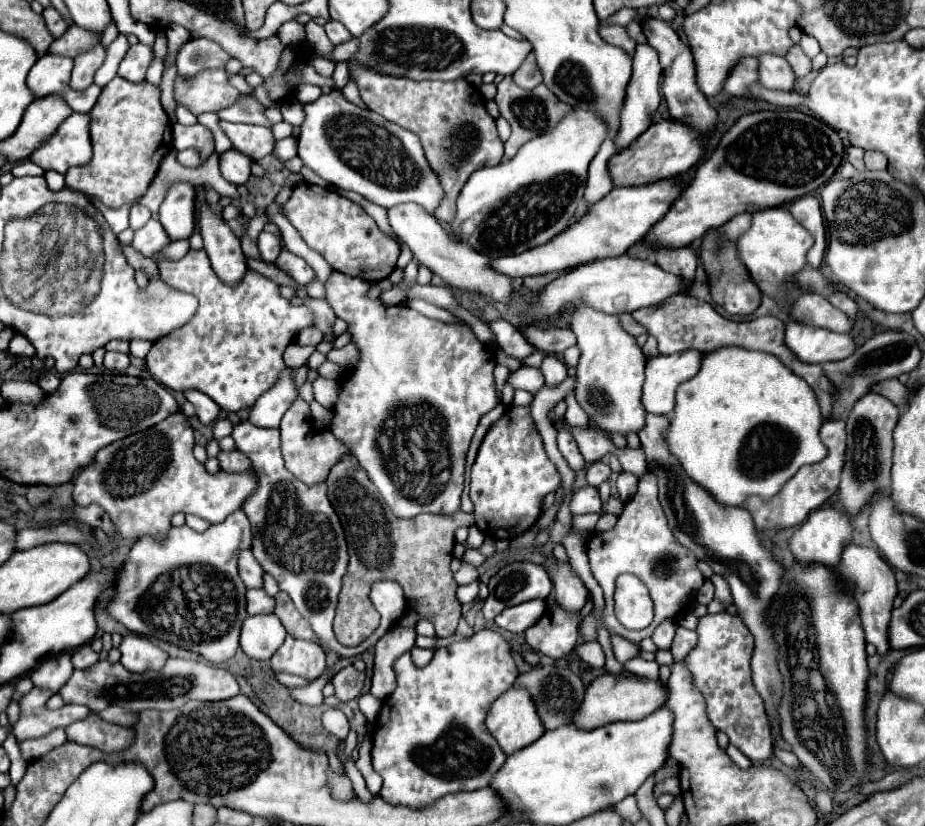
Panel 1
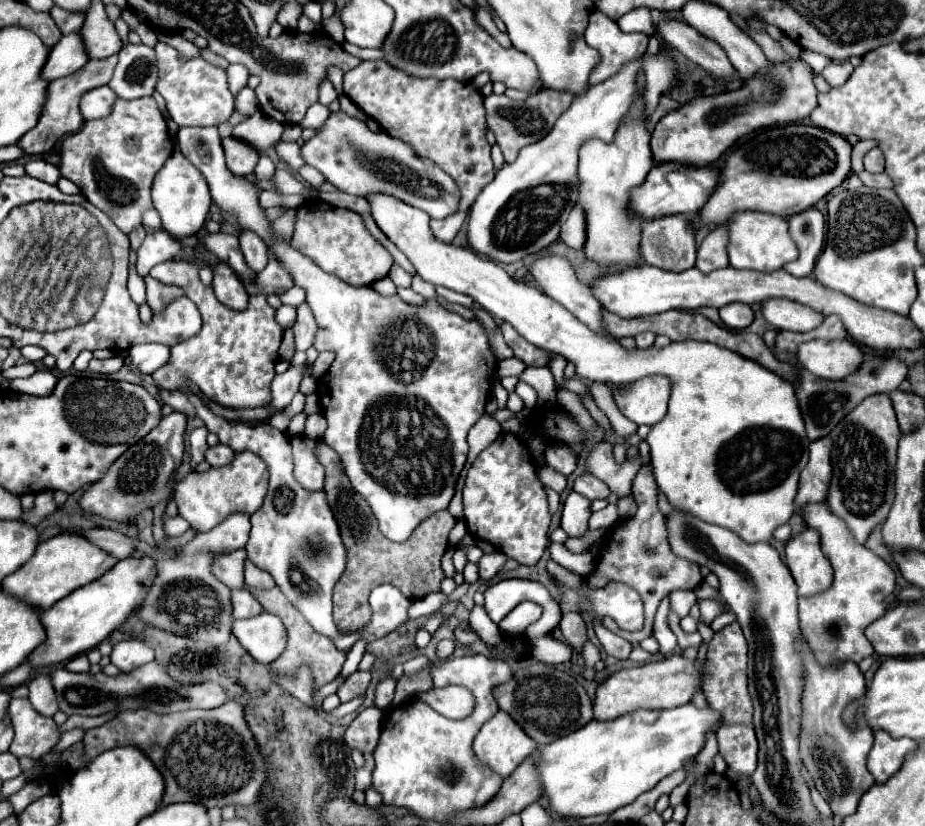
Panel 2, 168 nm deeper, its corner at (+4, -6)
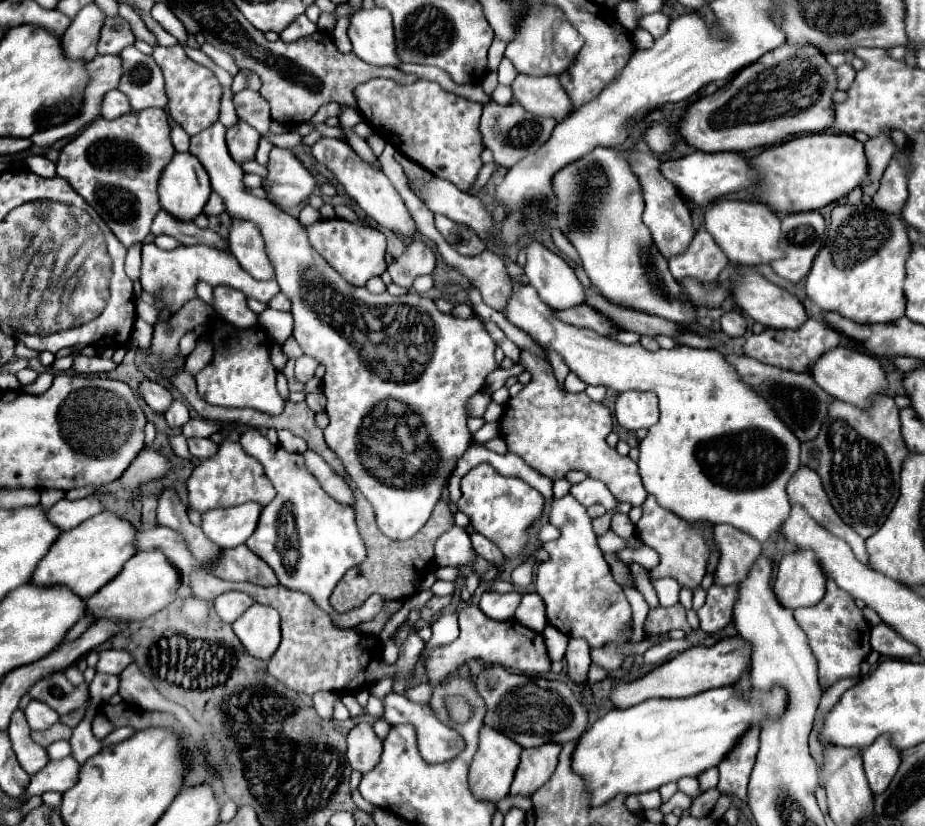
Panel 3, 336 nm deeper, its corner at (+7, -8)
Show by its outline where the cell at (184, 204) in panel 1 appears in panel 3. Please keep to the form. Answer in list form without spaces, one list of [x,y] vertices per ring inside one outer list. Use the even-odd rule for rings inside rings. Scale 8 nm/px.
[[[175,153],[169,165],[161,173],[161,181],[157,185],[159,193],[159,203],[161,209],[177,217],[179,221],[195,221],[199,213],[203,213],[203,207],[211,195],[211,185],[205,169],[199,165],[199,159],[193,157],[191,153]]]

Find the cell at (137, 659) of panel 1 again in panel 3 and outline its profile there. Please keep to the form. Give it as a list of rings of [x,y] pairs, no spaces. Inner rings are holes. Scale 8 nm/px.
[[[107,649],[101,651],[97,671],[101,673],[113,673],[119,675],[127,665],[133,663],[133,657],[129,657],[129,651],[117,651],[117,649]]]

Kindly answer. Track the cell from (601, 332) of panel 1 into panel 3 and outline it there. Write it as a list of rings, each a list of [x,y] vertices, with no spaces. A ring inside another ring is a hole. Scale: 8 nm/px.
[[[529,243],[525,277],[537,289],[539,297],[553,309],[561,311],[585,303],[585,287],[573,269],[541,243]]]

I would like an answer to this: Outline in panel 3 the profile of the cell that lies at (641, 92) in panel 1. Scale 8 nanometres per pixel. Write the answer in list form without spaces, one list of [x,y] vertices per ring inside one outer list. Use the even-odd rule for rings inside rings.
[[[607,147],[593,149],[579,161],[563,167],[553,179],[553,189],[557,195],[555,221],[559,229],[567,235],[567,239],[573,243],[573,247],[577,249],[587,277],[593,281],[593,285],[601,289],[603,297],[607,297],[615,305],[635,307],[645,313],[665,317],[679,325],[689,325],[695,321],[697,317],[695,307],[691,303],[679,301],[679,285],[669,273],[667,261],[653,245],[649,229],[641,221],[645,201],[641,201],[641,185],[627,161],[625,151],[607,149]]]

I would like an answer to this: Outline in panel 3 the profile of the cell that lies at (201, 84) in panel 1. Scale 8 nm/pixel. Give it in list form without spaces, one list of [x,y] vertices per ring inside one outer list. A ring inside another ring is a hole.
[[[157,45],[153,51],[153,59],[157,65],[163,69],[165,75],[165,91],[169,99],[169,115],[173,117],[175,123],[179,123],[185,133],[197,135],[199,131],[207,129],[209,125],[219,121],[219,111],[221,111],[221,97],[223,97],[223,87],[215,73],[193,59],[189,59],[183,51],[181,45],[175,47],[161,47]]]

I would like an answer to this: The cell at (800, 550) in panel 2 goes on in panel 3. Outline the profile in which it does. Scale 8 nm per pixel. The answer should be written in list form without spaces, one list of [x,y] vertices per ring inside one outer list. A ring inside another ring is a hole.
[[[795,549],[781,559],[773,591],[787,609],[797,609],[819,603],[825,595],[825,583],[827,575],[817,555],[807,549]]]

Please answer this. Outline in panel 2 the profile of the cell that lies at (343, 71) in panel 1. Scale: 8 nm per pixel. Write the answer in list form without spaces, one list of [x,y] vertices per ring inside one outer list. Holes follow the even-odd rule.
[[[340,95],[338,97],[338,100],[340,102],[341,110],[343,110],[346,114],[362,122],[366,122],[367,115],[356,104],[354,104],[346,95]]]

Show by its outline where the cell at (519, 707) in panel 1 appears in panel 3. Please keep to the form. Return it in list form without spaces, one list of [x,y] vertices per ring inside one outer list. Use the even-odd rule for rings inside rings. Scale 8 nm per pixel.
[[[489,725],[481,727],[479,733],[479,749],[473,757],[471,769],[469,769],[469,783],[473,789],[473,795],[485,801],[499,801],[509,795],[509,785],[513,781],[513,773],[521,759],[521,747],[515,741],[509,741],[503,733],[497,733],[497,729],[489,729]]]

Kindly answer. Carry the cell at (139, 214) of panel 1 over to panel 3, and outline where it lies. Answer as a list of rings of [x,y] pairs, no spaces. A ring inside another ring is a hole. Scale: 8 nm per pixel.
[[[141,243],[129,247],[127,261],[125,261],[125,271],[131,279],[139,279],[139,267],[141,267]]]

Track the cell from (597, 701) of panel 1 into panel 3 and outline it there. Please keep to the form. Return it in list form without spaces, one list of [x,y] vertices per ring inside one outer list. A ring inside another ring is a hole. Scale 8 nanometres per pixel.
[[[725,637],[713,647],[691,647],[673,659],[665,661],[663,665],[651,669],[643,677],[629,681],[629,683],[617,683],[611,689],[611,703],[615,709],[625,709],[631,705],[637,705],[645,699],[681,699],[681,697],[693,697],[697,693],[705,693],[709,689],[717,687],[729,687],[733,685],[741,673],[749,667],[749,645],[741,637]]]

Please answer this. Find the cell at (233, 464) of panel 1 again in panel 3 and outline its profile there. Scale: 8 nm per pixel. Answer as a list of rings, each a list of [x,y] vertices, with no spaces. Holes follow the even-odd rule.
[[[189,439],[189,451],[199,459],[211,459],[219,451],[219,445],[215,445],[209,439]]]

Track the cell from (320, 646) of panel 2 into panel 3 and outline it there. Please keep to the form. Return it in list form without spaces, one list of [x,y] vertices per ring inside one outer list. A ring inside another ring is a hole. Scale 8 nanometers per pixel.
[[[195,569],[189,573],[189,587],[195,595],[215,601],[225,591],[245,591],[249,593],[257,603],[269,605],[279,611],[281,615],[281,645],[275,651],[275,655],[269,659],[269,673],[277,677],[283,685],[289,685],[289,689],[297,689],[297,693],[313,695],[317,691],[343,691],[343,693],[355,693],[363,687],[369,687],[371,683],[377,683],[385,675],[405,675],[409,677],[413,671],[413,665],[417,657],[421,655],[425,641],[411,633],[409,639],[403,643],[403,649],[399,653],[399,659],[395,665],[383,665],[379,663],[379,657],[373,655],[373,637],[361,635],[355,629],[337,629],[329,615],[321,611],[309,595],[301,591],[285,589],[283,585],[275,587],[257,587],[253,583],[231,583],[221,581],[201,569]]]

